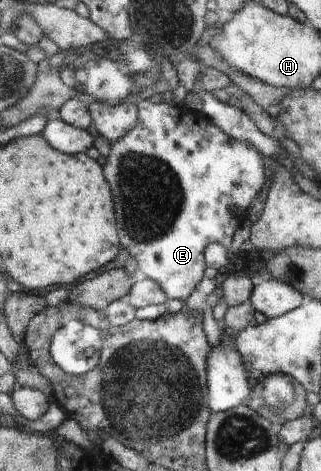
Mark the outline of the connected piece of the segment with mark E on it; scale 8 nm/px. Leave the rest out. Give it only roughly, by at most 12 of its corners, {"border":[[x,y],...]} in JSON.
{"border":[[136,106],[102,170],[121,248],[168,299],[265,184],[202,111]]}

